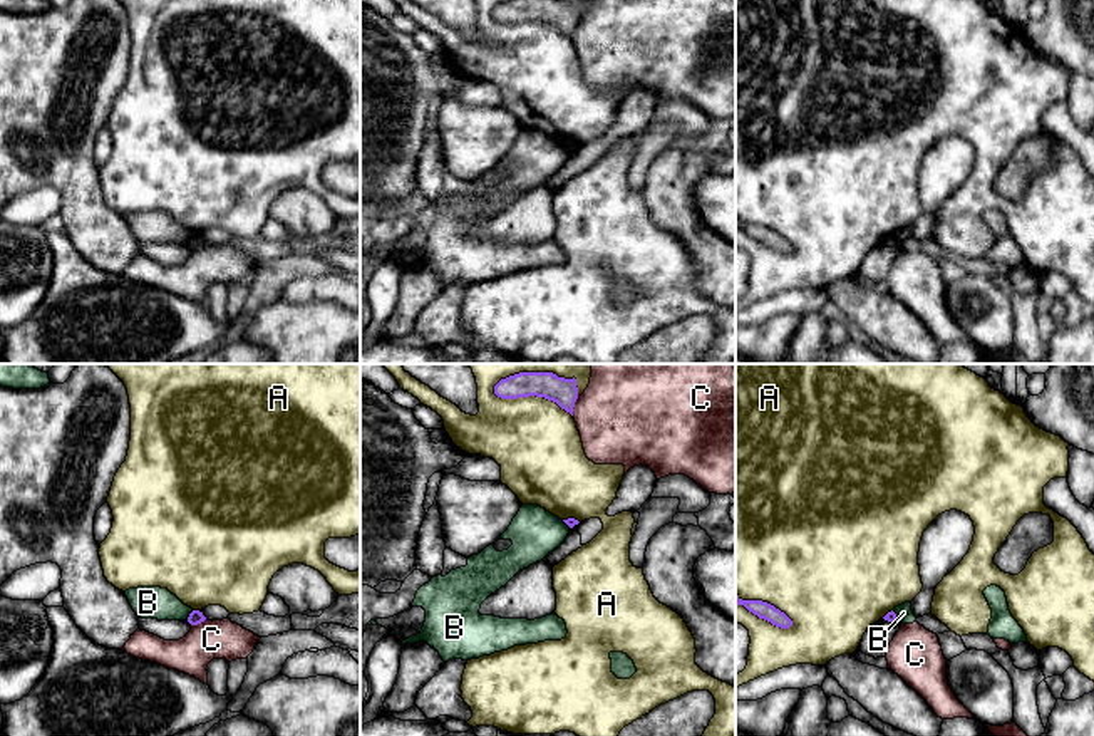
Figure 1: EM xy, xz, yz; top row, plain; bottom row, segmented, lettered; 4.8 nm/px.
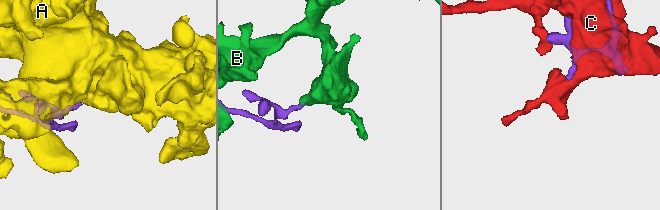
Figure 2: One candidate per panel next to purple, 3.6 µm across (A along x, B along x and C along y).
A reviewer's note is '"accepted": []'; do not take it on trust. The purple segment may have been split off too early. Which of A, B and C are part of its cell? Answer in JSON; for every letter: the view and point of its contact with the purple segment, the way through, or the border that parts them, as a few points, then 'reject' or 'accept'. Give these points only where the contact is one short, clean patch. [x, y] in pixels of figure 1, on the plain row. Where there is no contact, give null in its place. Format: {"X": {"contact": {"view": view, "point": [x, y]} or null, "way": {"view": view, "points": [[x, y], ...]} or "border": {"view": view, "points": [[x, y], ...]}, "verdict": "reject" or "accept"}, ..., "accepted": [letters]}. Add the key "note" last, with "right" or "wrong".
{"A": {"contact": {"view": "yz", "point": [764, 227]}, "verdict": "reject"}, "B": {"contact": {"view": "xy", "point": [190, 240]}, "border": {"view": "xy", "points": [[193, 235], [186, 243]]}, "verdict": "reject"}, "C": {"contact": {"view": "xz", "point": [573, 31]}, "verdict": "reject"}, "accepted": [], "note": "right"}

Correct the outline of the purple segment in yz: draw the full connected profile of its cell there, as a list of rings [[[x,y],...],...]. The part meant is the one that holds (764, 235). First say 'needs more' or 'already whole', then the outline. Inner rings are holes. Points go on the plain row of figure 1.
already whole; [[[735,216],[735,231],[737,230],[744,230],[749,236],[771,246],[776,251],[789,253],[792,250],[792,245],[774,230],[762,225],[742,225]]]

